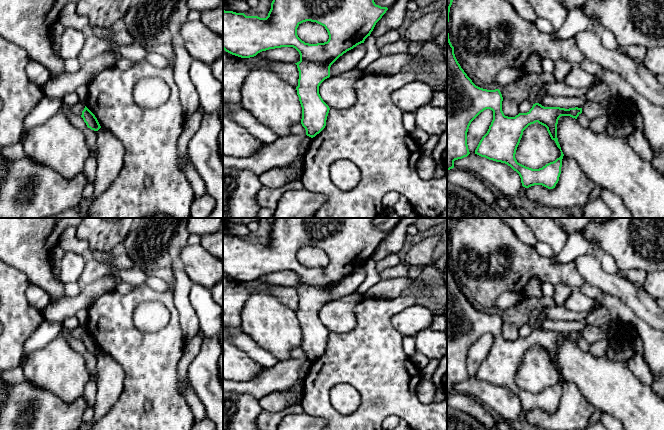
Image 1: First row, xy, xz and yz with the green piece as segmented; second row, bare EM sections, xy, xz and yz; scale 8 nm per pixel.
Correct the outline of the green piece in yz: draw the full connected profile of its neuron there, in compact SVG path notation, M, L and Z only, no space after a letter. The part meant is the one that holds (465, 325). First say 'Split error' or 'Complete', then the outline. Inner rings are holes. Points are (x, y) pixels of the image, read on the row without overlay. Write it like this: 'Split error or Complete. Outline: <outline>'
Complete. Outline: M447 218L447 395L454 392L455 384L470 378L467 369L469 350L481 336L490 333L493 335L493 344L480 364L475 378L510 390L519 398L525 412L534 409L555 412L564 380L557 362L558 344L561 340L577 343L582 332L544 331L535 327L527 337L519 337L515 341L505 340L500 314L487 314L476 310L455 281L448 257L452 221L453 218ZM536 346L547 352L551 363L560 373L561 380L542 392L532 393L518 387L515 378L523 355Z

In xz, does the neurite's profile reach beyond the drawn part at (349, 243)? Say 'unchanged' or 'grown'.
unchanged

